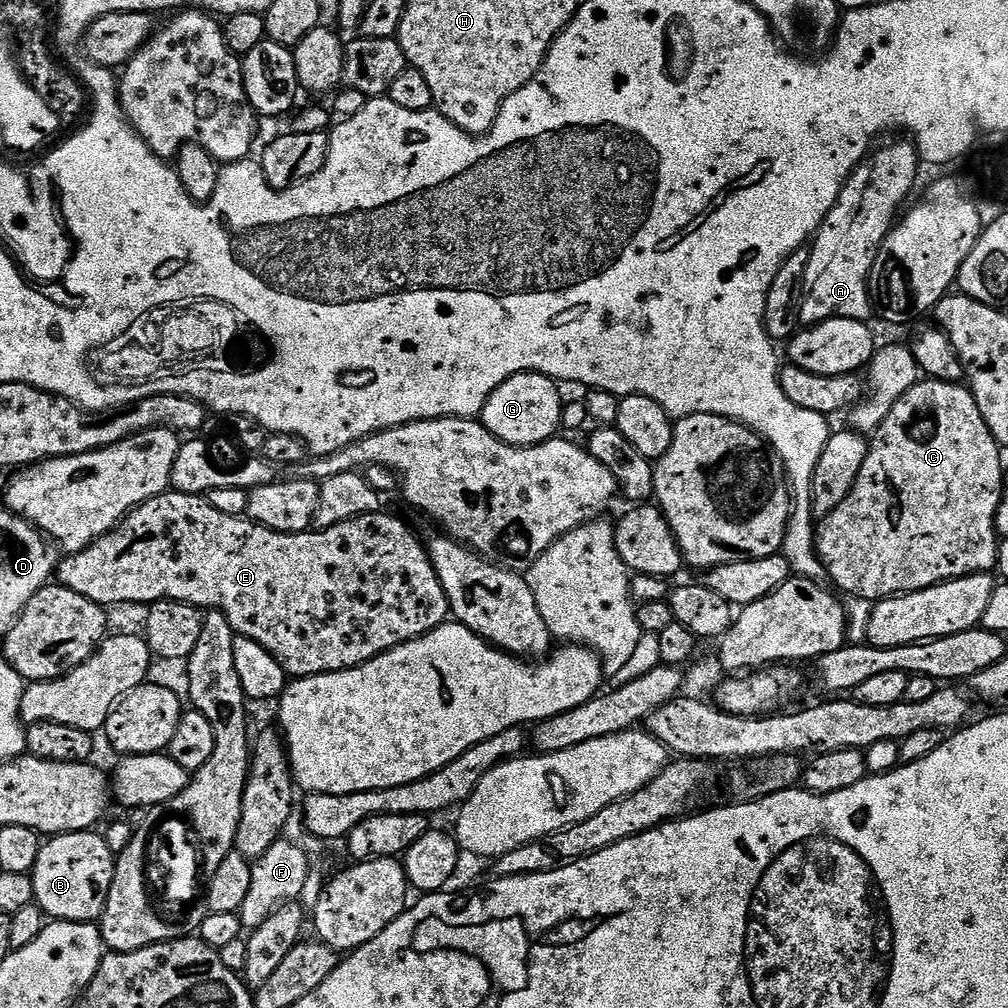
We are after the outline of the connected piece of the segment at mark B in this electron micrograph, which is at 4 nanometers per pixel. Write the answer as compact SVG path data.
M99 831L63 832L60 836L45 839L40 845L38 862L31 870L34 882L35 903L39 904L45 917L57 920L78 920L81 922L96 922L104 914L104 907L110 894L110 886L116 869L116 856L110 846L104 841Z

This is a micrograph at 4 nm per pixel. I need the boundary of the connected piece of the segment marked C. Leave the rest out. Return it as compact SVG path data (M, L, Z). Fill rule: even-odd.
M921 379L894 402L890 414L887 414L871 437L868 457L858 470L858 478L850 494L831 514L819 521L816 530L816 553L820 555L820 561L824 563L827 579L829 581L832 579L841 593L849 592L847 594L849 597L875 602L883 600L886 596L920 592L923 588L943 584L945 580L957 580L959 576L991 573L996 568L998 547L996 515L1002 498L1002 490L1006 487L1004 460L1000 455L1002 455L1002 449L982 418L982 410L978 410L976 393L971 387L963 383L951 384L941 380Z

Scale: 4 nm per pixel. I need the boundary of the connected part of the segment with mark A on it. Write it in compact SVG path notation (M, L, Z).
M903 139L896 140L893 144L881 143L875 150L869 151L863 162L852 171L848 181L844 183L844 188L838 194L830 214L826 214L826 218L816 229L810 244L810 262L806 266L804 289L800 299L801 325L821 324L824 320L834 318L868 322L871 321L871 316L874 316L870 287L872 263L876 260L878 246L888 239L888 234L894 227L894 221L897 219L896 211L899 210L900 203L911 194L912 187L916 184L916 171L922 168L915 143L911 139Z

